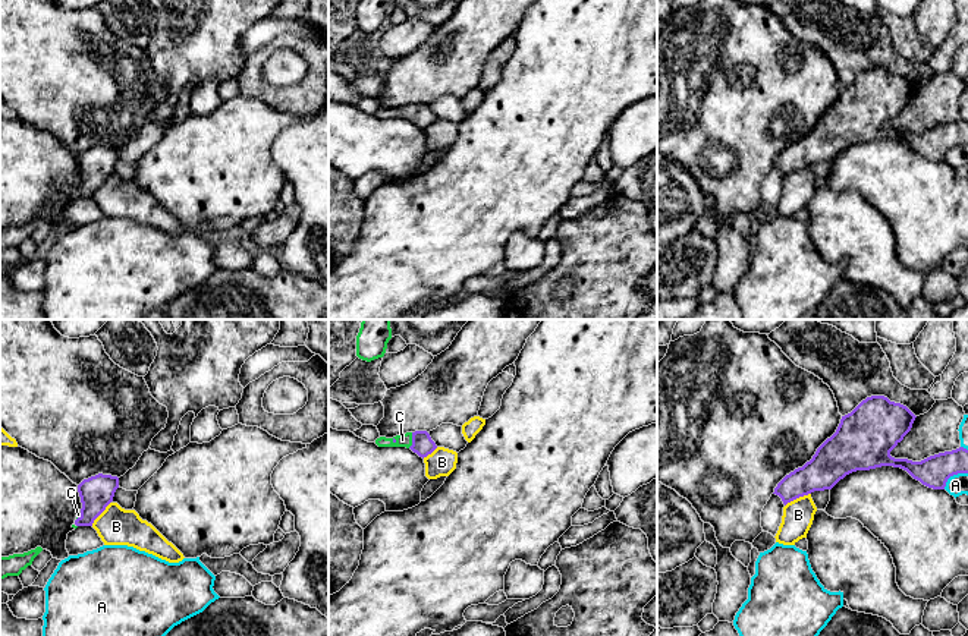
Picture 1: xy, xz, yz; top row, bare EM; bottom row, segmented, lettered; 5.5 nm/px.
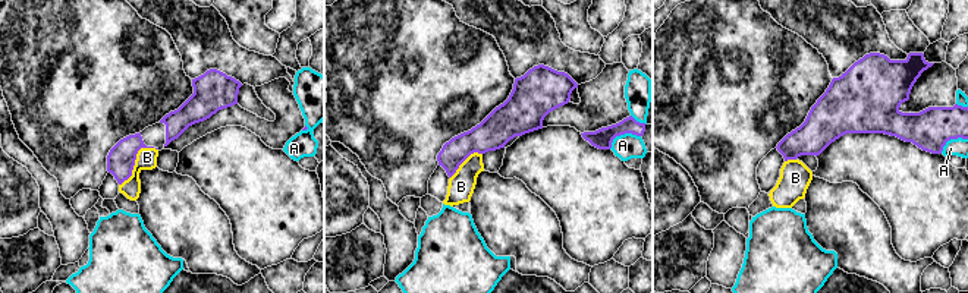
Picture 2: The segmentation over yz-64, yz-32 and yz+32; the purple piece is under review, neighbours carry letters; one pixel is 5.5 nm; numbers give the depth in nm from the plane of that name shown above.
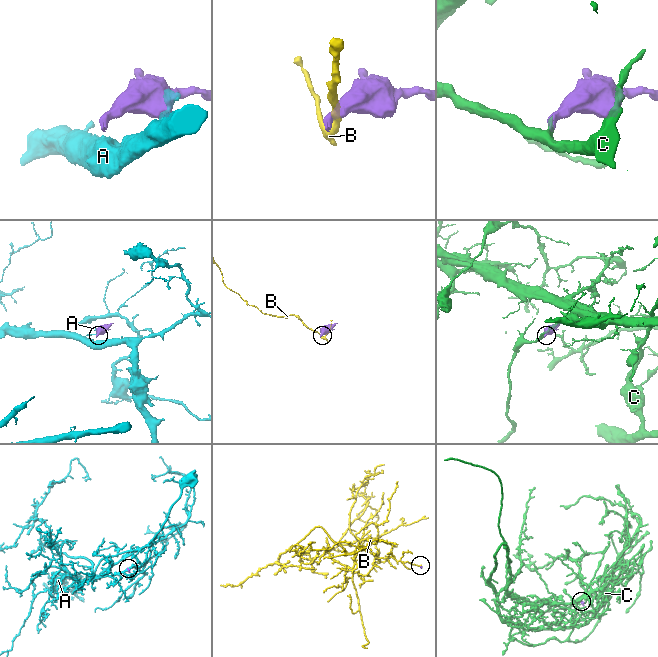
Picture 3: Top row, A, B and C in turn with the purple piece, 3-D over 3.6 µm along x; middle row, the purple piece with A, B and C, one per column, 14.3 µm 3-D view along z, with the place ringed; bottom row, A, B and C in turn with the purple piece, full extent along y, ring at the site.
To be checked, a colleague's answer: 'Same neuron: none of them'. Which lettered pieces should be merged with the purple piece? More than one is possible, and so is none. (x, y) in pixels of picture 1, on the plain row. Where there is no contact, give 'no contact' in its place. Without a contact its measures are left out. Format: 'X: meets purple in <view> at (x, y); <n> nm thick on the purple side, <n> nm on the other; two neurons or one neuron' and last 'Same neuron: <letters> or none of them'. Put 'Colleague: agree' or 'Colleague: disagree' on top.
Colleague: disagree
A: meets purple in yz at (952, 147); 170 nm thick on the purple side, 120 nm on the other; two neurons
B: meets purple in yz at (797, 169); 200 nm thick on the purple side, 170 nm on the other; two neurons
C: meets purple in xz at (412, 112); 120 nm thick on the purple side, 80 nm on the other; one neuron
Same neuron: C

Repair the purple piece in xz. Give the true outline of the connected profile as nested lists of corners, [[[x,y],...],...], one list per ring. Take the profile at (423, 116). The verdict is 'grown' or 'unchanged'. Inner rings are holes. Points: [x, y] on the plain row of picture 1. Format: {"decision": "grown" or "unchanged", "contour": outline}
{"decision": "grown", "contour": [[[427,103],[399,106],[393,110],[380,108],[375,111],[375,116],[378,119],[406,119],[422,130],[437,120]]]}

